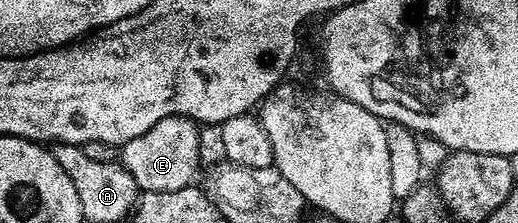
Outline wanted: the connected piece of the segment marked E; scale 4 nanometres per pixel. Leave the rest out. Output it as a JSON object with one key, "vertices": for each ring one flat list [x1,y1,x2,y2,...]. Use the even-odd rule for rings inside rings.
{"vertices":[[171,115,154,129,146,129,142,137,134,137,134,141,125,143,119,152,119,162,134,177,141,192,157,191,158,193,174,193,183,187,193,186,196,170,202,164,198,157,198,137,200,127,196,120,187,119,185,115]]}

